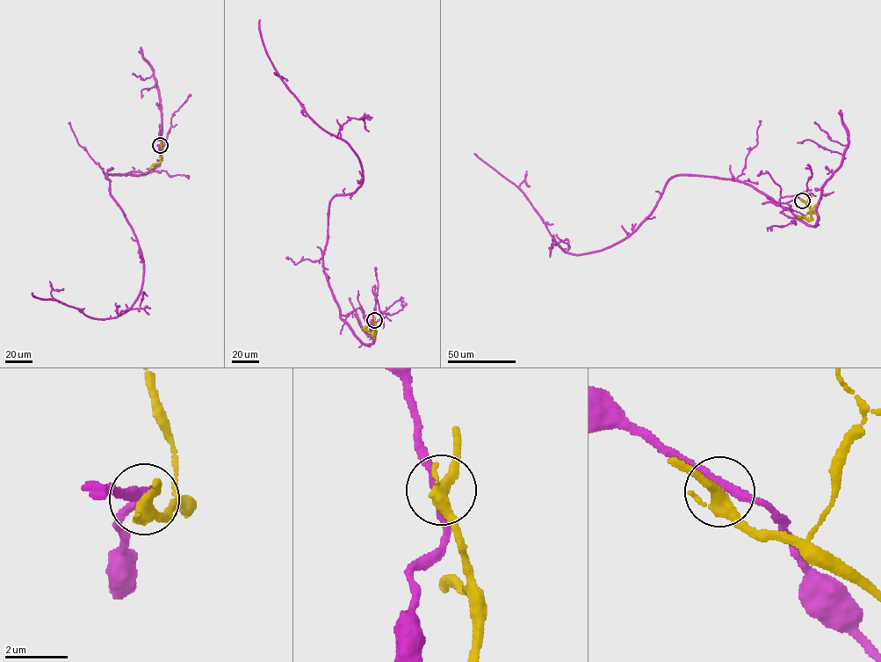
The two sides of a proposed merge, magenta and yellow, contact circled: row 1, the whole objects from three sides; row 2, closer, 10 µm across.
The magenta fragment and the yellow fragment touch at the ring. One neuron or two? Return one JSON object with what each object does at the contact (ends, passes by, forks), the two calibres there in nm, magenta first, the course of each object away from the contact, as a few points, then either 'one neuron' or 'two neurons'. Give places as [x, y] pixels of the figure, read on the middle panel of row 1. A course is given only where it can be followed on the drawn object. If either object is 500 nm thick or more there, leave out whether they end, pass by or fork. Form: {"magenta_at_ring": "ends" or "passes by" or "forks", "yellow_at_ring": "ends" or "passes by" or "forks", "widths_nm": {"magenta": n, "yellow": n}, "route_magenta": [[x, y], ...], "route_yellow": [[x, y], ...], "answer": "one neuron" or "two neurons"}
{"magenta_at_ring": "passes by", "yellow_at_ring": "forks", "widths_nm": {"magenta": 280, "yellow": 320}, "route_magenta": [[374, 320], [364, 344], [323, 265], [329, 201], [362, 183], [361, 164], [281, 78], [259, 20]], "route_yellow": [[374, 320], [373, 337], [365, 327], [362, 329]], "answer": "two neurons"}

